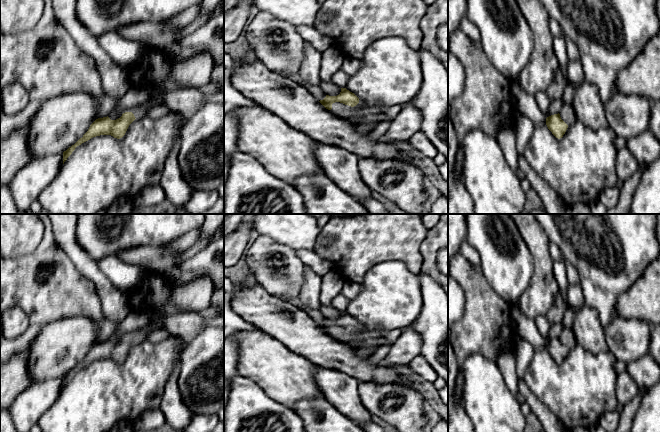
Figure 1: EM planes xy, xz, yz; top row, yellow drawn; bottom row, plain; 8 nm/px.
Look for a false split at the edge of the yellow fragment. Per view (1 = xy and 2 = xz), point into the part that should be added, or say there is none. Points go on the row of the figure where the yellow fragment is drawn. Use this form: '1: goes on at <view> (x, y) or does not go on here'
1: goes on at xy (140, 111)
2: goes on at xz (341, 110)

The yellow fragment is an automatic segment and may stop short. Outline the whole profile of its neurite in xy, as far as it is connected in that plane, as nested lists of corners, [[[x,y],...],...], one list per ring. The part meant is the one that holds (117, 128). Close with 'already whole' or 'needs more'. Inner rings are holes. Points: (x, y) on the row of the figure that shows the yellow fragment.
[[[162,96],[150,98],[144,104],[130,110],[122,111],[114,109],[107,117],[96,119],[88,131],[74,145],[63,152],[63,164],[72,154],[75,148],[93,137],[100,135],[111,135],[114,138],[122,138],[129,125],[135,120],[148,115],[150,108],[154,105],[163,104]]] | needs more

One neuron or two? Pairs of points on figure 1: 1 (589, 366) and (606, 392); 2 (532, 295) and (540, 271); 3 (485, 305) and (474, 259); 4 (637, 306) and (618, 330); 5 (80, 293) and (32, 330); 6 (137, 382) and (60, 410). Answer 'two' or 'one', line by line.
1: one
2: one
3: two
4: two
5: two
6: one

